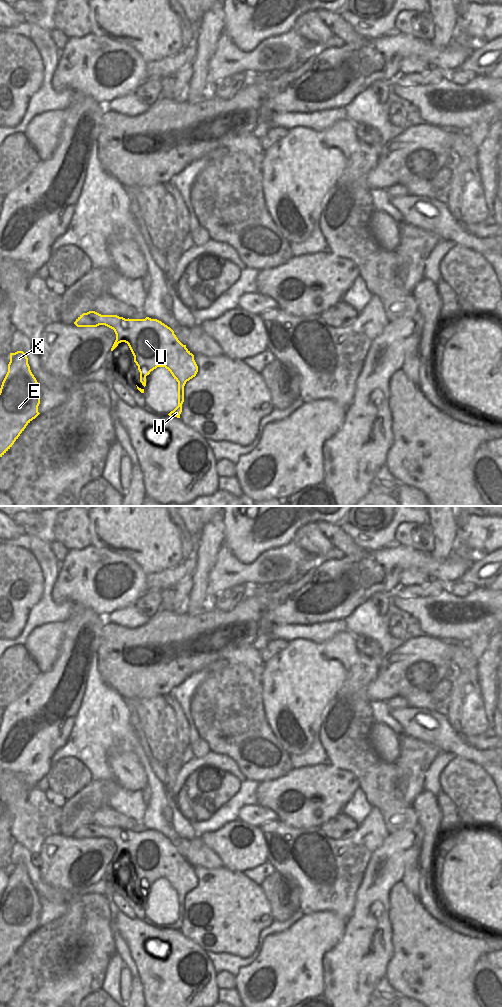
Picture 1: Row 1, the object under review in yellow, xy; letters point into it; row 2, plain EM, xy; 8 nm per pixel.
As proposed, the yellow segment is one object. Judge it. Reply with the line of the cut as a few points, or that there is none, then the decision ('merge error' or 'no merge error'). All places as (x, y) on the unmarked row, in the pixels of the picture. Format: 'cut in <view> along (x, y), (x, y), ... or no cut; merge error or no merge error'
no cut; no merge error

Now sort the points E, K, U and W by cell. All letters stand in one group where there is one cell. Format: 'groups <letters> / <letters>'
groups E K U W

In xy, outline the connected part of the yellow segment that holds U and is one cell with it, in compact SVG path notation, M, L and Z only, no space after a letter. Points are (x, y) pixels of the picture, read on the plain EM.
M89 823L80 827L74 836L77 839L105 837L114 842L116 852L113 863L119 855L128 856L134 874L140 884L140 894L146 898L146 888L157 879L165 879L178 894L178 918L168 927L180 930L184 914L184 898L196 888L198 878L194 867L183 857L174 843L157 831L125 831L117 827L101 827Z

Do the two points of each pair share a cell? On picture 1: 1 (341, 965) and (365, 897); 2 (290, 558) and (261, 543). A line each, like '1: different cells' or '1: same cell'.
1: same cell
2: different cells

